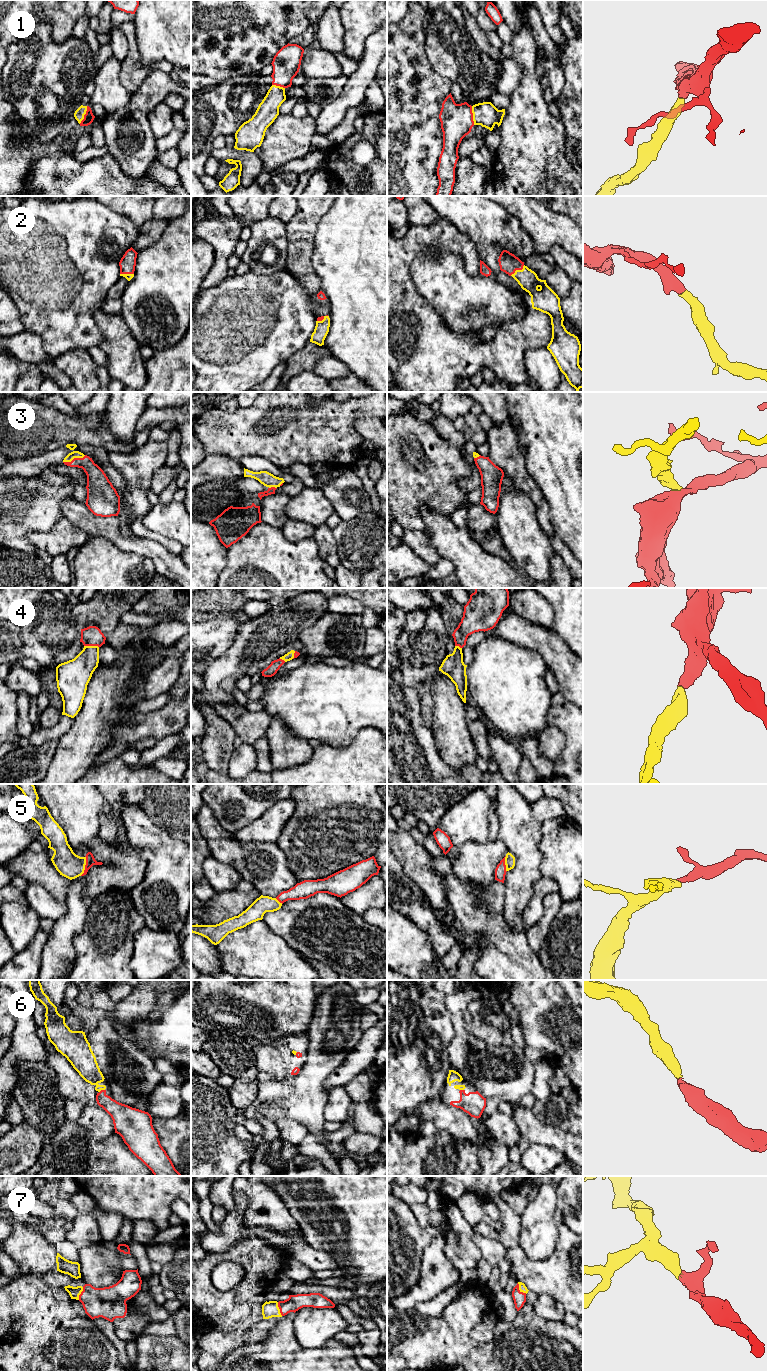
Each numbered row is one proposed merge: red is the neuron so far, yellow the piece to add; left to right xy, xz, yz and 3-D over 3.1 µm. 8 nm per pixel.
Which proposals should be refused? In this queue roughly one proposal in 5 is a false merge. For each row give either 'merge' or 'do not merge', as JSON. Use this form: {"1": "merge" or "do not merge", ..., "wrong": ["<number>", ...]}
{"1": "merge", "2": "merge", "3": "merge", "4": "merge", "5": "merge", "6": "merge", "7": "merge", "wrong": []}

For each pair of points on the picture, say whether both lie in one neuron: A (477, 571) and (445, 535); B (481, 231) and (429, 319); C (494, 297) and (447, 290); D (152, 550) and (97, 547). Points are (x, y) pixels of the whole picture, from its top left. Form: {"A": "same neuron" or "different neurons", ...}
{"A": "same neuron", "B": "different neurons", "C": "same neuron", "D": "different neurons"}

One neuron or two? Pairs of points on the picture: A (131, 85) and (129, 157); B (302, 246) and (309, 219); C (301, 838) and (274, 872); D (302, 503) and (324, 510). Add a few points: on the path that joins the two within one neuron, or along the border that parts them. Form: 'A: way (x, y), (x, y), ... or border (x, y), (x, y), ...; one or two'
A: border (147, 74), (132, 93); two
B: way (302, 239), (303, 226); one
C: border (276, 843), (285, 856), (287, 867), (296, 879); two
D: way (307, 506), (319, 509); one

